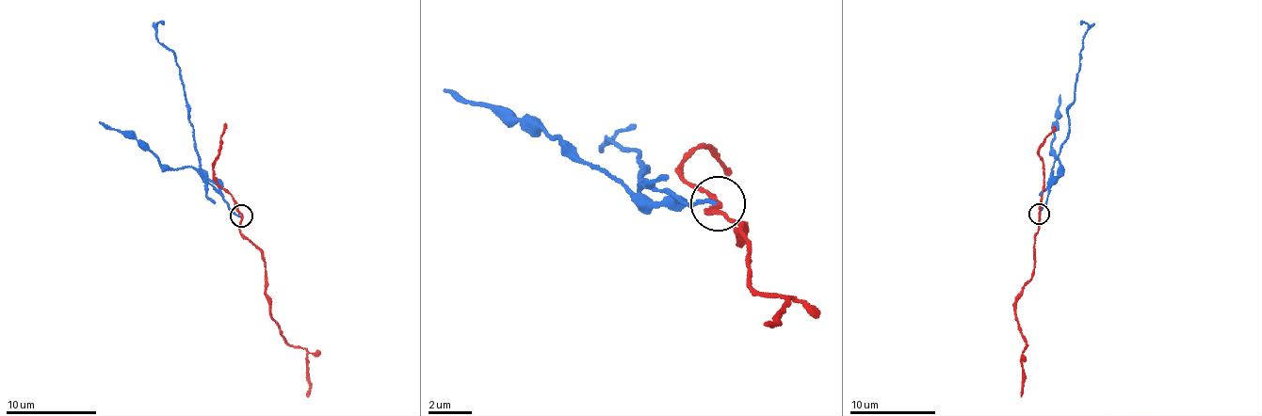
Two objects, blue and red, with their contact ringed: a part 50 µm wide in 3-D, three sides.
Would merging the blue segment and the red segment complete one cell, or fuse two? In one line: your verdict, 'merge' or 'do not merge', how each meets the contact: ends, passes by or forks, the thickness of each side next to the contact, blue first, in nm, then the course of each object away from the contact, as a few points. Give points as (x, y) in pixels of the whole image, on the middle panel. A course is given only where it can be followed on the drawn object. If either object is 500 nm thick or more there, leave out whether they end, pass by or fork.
do not merge; blue ends; red passes by; calibres 150 and 180 nm; course blue (719, 205), (692, 208), (648, 180), (636, 189), (646, 168), (639, 175), (640, 155), (606, 139), (637, 126); course red (719, 205), (708, 215), (743, 231), (736, 245), (744, 227), (737, 234), (758, 295), (792, 295), (764, 323)

